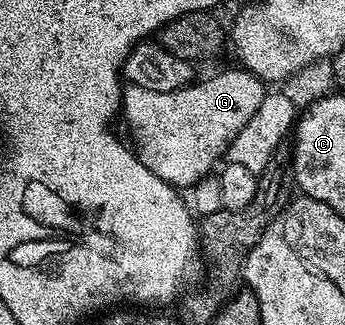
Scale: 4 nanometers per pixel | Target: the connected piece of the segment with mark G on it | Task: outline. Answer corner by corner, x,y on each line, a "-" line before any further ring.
243,68
235,69
220,72
200,83
193,83
189,88
172,93
152,92
132,83
123,87
121,117
125,118
134,138
137,158
154,176
176,189
185,190
207,177
227,155
234,137
250,122
250,117
258,112
259,105
268,93
263,79

